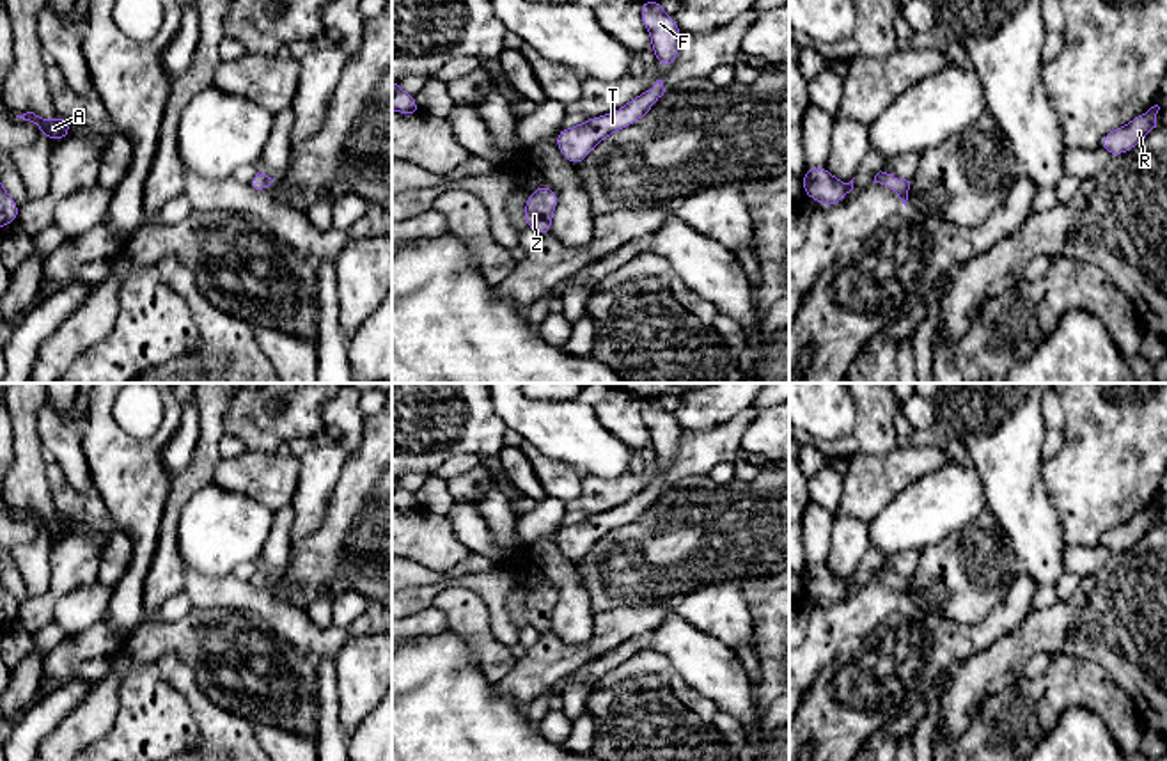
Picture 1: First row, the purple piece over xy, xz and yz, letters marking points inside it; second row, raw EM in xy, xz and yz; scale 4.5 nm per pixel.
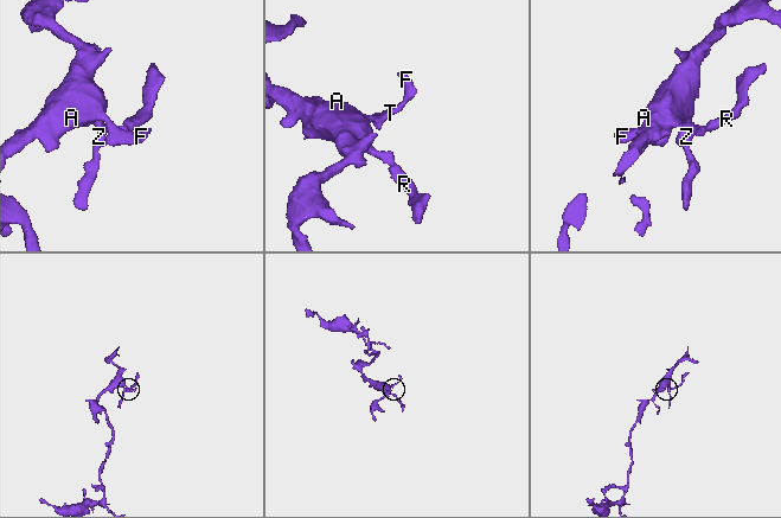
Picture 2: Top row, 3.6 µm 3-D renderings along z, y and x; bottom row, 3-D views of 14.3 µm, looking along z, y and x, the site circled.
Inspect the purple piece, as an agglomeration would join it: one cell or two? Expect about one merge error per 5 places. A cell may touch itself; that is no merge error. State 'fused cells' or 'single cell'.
single cell

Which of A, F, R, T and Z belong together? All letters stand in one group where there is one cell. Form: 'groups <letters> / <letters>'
groups A F R T Z

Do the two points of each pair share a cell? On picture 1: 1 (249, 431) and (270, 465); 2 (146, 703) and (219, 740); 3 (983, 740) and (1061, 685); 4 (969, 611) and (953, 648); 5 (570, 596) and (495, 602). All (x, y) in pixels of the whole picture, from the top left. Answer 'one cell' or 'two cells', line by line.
1: two cells
2: two cells
3: one cell
4: two cells
5: two cells

